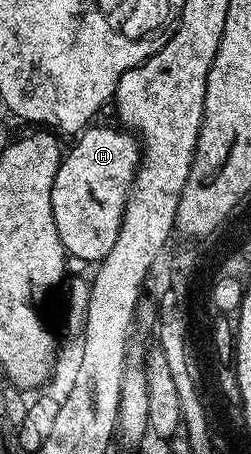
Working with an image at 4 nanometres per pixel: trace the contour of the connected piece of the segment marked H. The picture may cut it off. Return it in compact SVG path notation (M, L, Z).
M91 125L73 140L74 148L63 154L62 164L54 172L52 185L52 217L56 221L56 233L67 256L83 259L91 265L97 264L116 245L120 225L124 217L126 202L134 178L138 176L138 165L142 162L142 148L139 140L121 126L98 127Z

